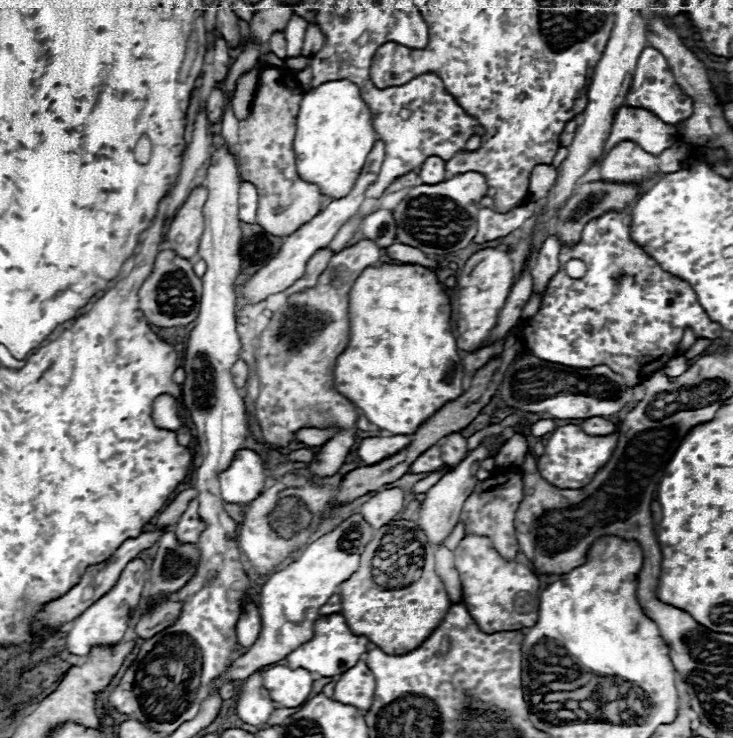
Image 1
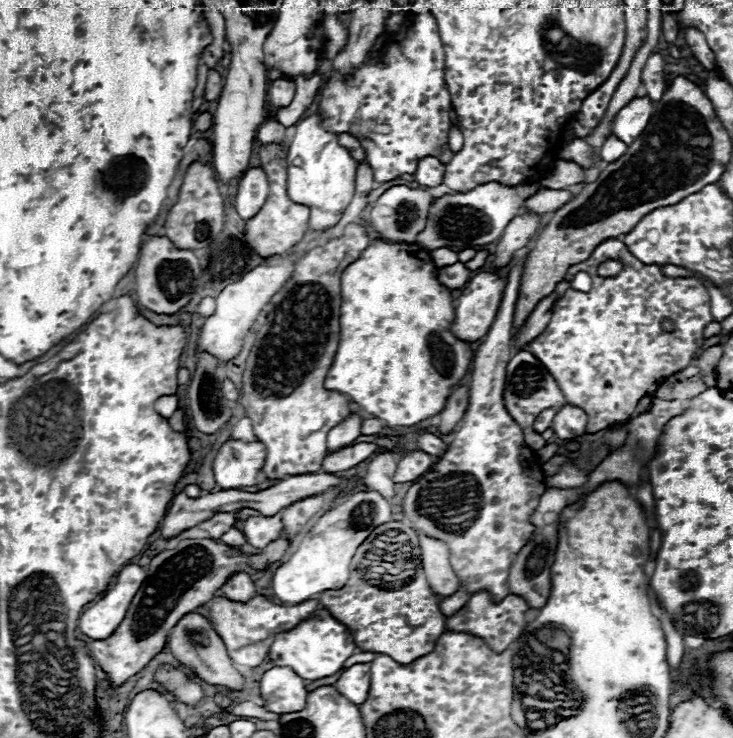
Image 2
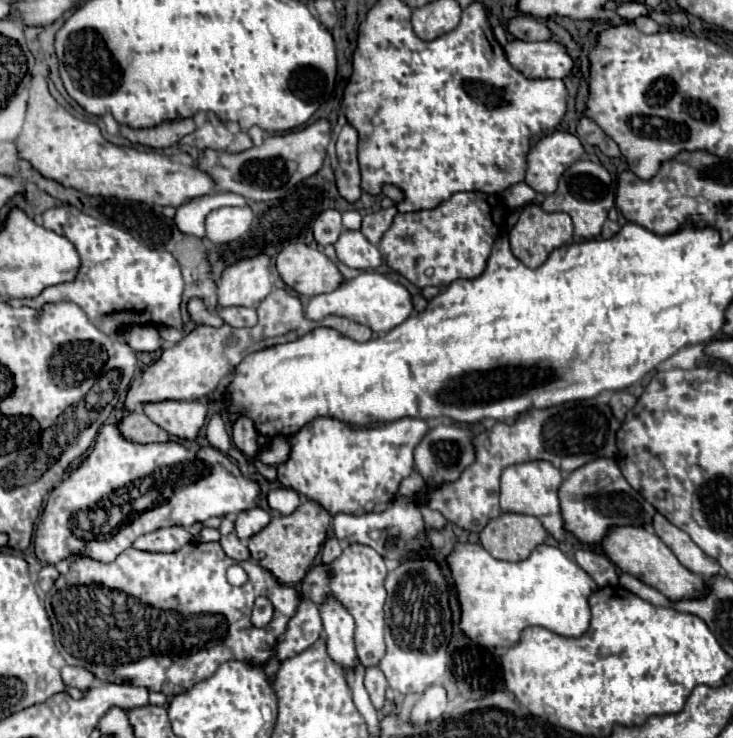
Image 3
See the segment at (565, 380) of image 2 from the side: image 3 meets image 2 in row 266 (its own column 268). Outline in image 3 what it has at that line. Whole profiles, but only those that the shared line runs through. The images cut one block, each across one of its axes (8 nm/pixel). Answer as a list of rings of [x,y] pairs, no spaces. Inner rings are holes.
[[[190,542],[172,554],[150,554],[128,548],[110,564],[80,556],[70,564],[70,572],[60,576],[46,596],[54,614],[56,648],[68,664],[84,666],[96,674],[98,680],[118,678],[120,682],[144,686],[166,696],[178,696],[190,690],[196,682],[210,678],[220,664],[230,660],[262,666],[274,656],[274,646],[286,632],[288,620],[296,614],[302,596],[298,588],[280,584],[270,570],[264,570],[254,560],[240,562],[248,572],[248,582],[240,588],[230,586],[226,570],[232,564],[232,558],[224,554],[220,542]],[[258,596],[266,596],[274,604],[274,616],[264,628],[256,628],[250,620]]]

